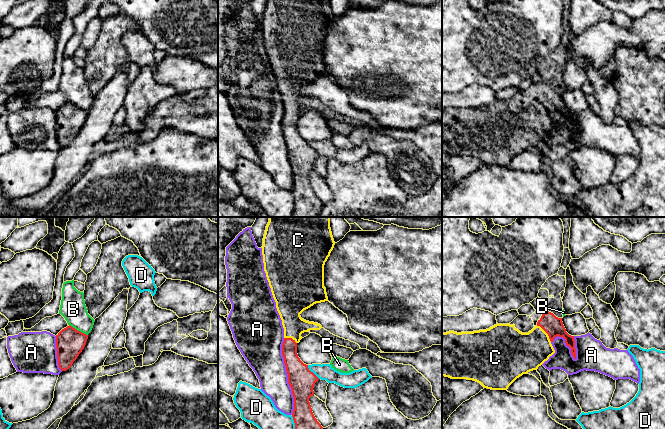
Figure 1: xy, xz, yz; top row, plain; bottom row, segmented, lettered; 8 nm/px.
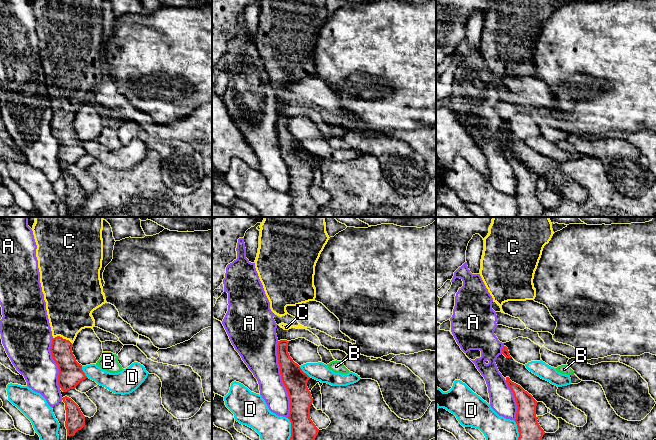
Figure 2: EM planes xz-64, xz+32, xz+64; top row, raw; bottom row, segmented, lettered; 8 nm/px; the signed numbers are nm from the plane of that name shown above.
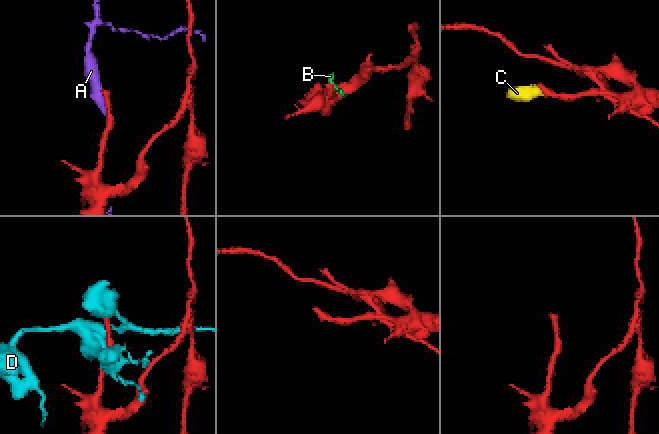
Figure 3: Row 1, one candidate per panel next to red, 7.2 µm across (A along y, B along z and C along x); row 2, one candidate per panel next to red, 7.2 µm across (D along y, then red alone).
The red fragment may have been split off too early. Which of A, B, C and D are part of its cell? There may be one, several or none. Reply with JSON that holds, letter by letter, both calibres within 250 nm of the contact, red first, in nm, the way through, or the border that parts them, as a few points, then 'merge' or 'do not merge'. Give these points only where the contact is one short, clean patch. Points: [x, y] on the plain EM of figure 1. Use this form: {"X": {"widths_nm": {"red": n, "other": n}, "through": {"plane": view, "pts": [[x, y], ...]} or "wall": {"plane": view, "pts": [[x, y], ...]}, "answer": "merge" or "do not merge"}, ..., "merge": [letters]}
{"A": {"widths_nm": {"red": 200, "other": 280}, "answer": "do not merge"}, "B": {"widths_nm": {"red": 220, "other": 200}, "wall": {"plane": "xy", "pts": [[69, 100], [87, 111]]}, "answer": "do not merge"}, "C": {"widths_nm": {"red": 160, "other": 320}, "answer": "merge"}, "D": {"widths_nm": {"red": 200, "other": 130}, "answer": "do not merge"}, "merge": ["C"]}

